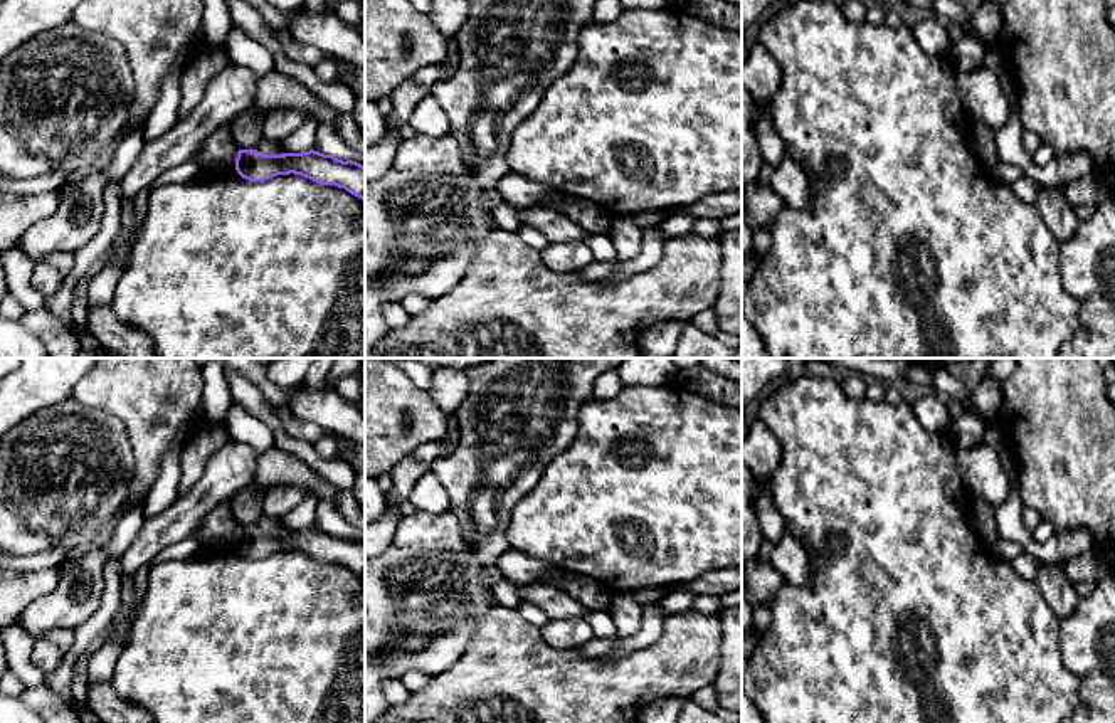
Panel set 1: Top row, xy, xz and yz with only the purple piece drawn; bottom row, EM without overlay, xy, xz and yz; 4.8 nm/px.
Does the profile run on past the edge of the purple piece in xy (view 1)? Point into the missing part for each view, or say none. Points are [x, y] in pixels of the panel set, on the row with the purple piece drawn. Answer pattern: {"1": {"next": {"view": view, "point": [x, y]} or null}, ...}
{"1": {"next": null}}

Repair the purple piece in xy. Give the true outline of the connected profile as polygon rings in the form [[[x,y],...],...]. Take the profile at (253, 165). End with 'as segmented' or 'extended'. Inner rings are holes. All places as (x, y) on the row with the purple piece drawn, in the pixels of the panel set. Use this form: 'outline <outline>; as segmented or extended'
outline [[[239,150],[235,170],[249,182],[264,182],[277,175],[294,173],[320,185],[345,188],[365,202],[365,166],[314,150],[281,155],[264,155],[257,150]]]; as segmented

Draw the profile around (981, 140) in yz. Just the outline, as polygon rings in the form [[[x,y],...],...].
[[[965,121],[965,136],[970,151],[975,155],[980,165],[987,172],[992,172],[999,161],[996,133],[980,121]]]

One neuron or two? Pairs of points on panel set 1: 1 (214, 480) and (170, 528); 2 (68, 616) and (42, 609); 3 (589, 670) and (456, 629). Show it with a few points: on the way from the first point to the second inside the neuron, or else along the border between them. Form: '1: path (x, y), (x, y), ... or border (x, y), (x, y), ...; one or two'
1: path (202, 491), (182, 517); one
2: path (61, 611), (49, 611); one
3: border (495, 602), (480, 621), (466, 649), (449, 666); two

